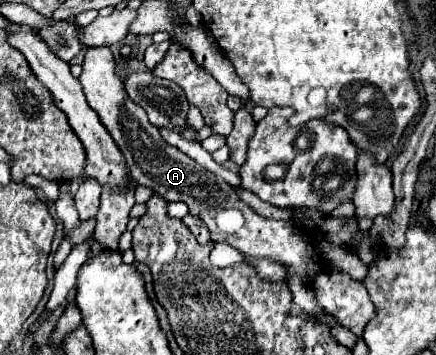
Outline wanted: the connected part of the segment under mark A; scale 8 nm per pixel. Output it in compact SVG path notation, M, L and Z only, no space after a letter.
M91 47L87 51L79 81L83 85L89 107L99 115L101 123L125 155L131 179L137 185L149 187L153 193L161 195L167 201L183 201L189 207L189 213L201 217L201 221L207 225L211 241L227 243L249 257L265 257L277 263L291 265L305 281L315 279L321 267L315 261L317 257L307 235L303 235L289 221L261 217L239 199L239 195L229 183L225 183L215 173L207 171L203 165L195 163L177 147L171 147L161 137L159 129L147 121L145 111L137 107L125 93L123 81L115 75L115 61L107 47Z

